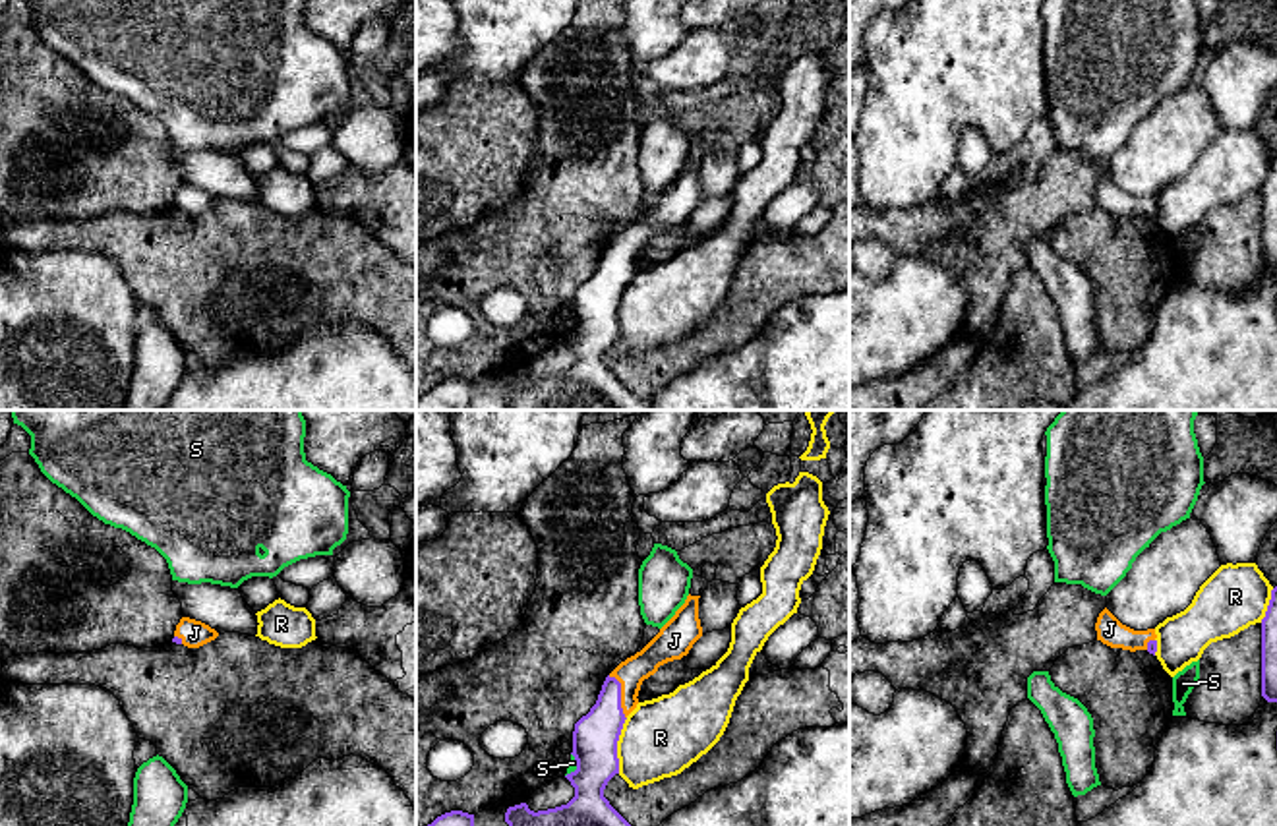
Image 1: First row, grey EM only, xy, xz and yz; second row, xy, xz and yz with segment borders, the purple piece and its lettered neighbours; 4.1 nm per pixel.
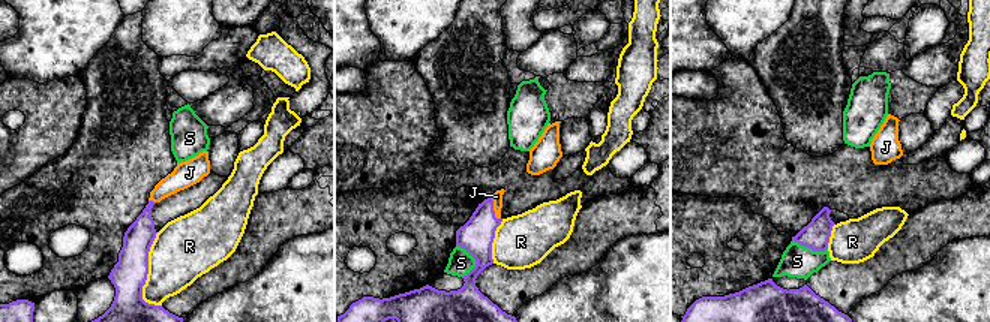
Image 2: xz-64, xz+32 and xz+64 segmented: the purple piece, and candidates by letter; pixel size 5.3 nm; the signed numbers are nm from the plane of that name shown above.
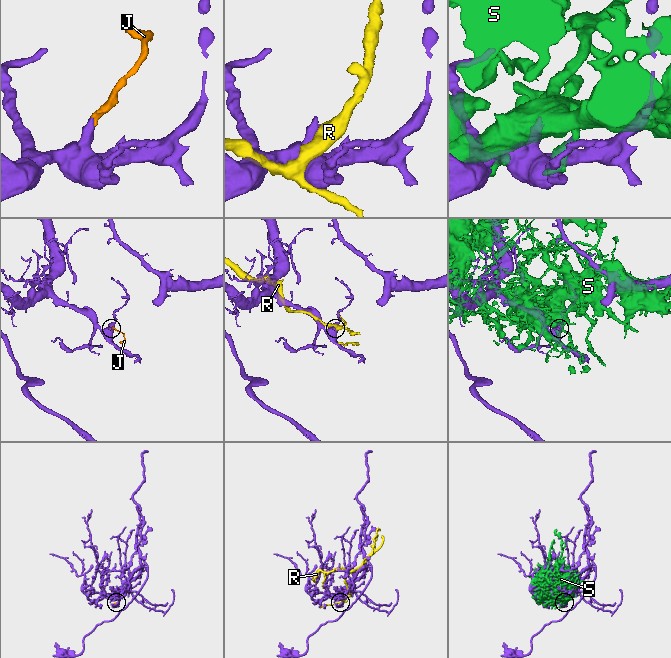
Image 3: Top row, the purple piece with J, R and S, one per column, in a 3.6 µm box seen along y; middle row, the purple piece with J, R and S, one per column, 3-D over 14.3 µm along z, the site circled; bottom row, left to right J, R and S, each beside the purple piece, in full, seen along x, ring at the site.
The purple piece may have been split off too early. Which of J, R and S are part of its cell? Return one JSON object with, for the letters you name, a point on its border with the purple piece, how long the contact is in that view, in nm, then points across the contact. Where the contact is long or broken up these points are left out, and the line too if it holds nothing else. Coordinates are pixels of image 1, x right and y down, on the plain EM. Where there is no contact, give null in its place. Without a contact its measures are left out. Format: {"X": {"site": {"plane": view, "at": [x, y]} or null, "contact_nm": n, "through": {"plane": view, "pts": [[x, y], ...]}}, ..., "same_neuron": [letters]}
{"J": {"site": {"plane": "xz", "at": [620, 262]}, "contact_nm": 200}, "same_neuron": ["J"]}

